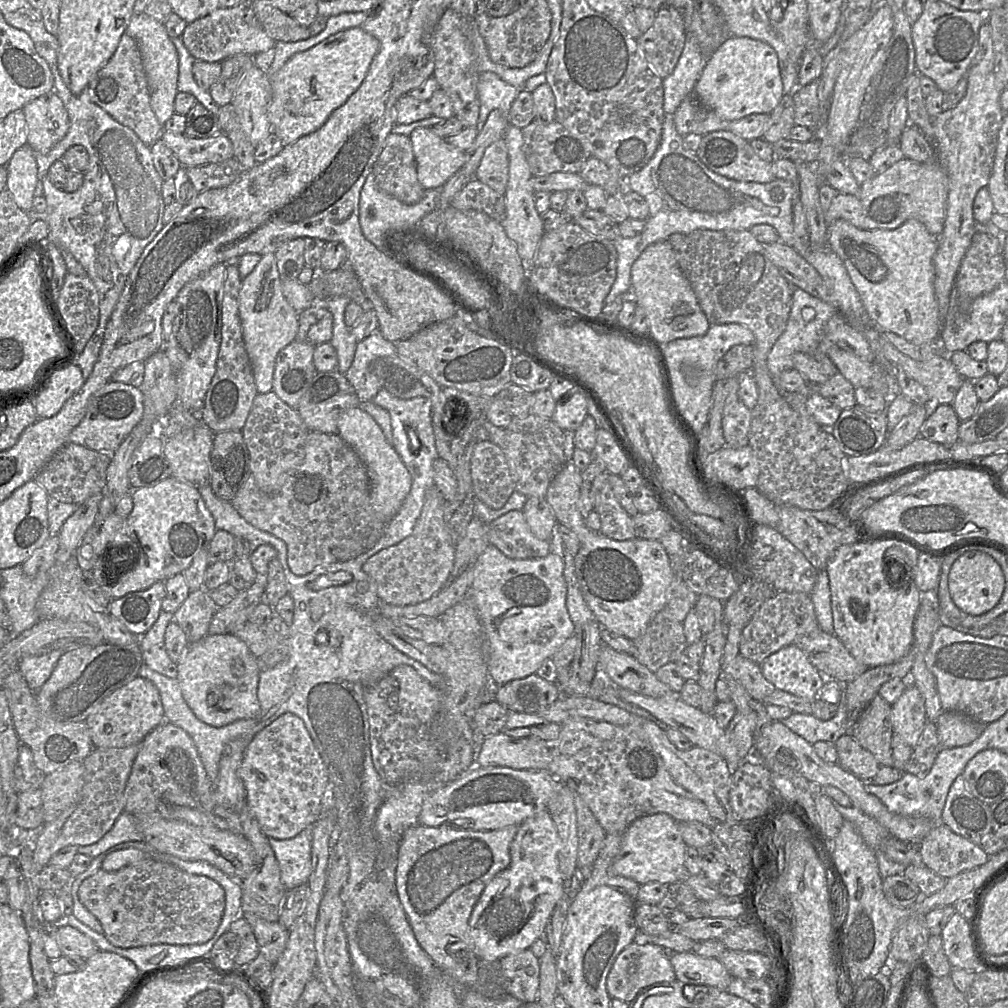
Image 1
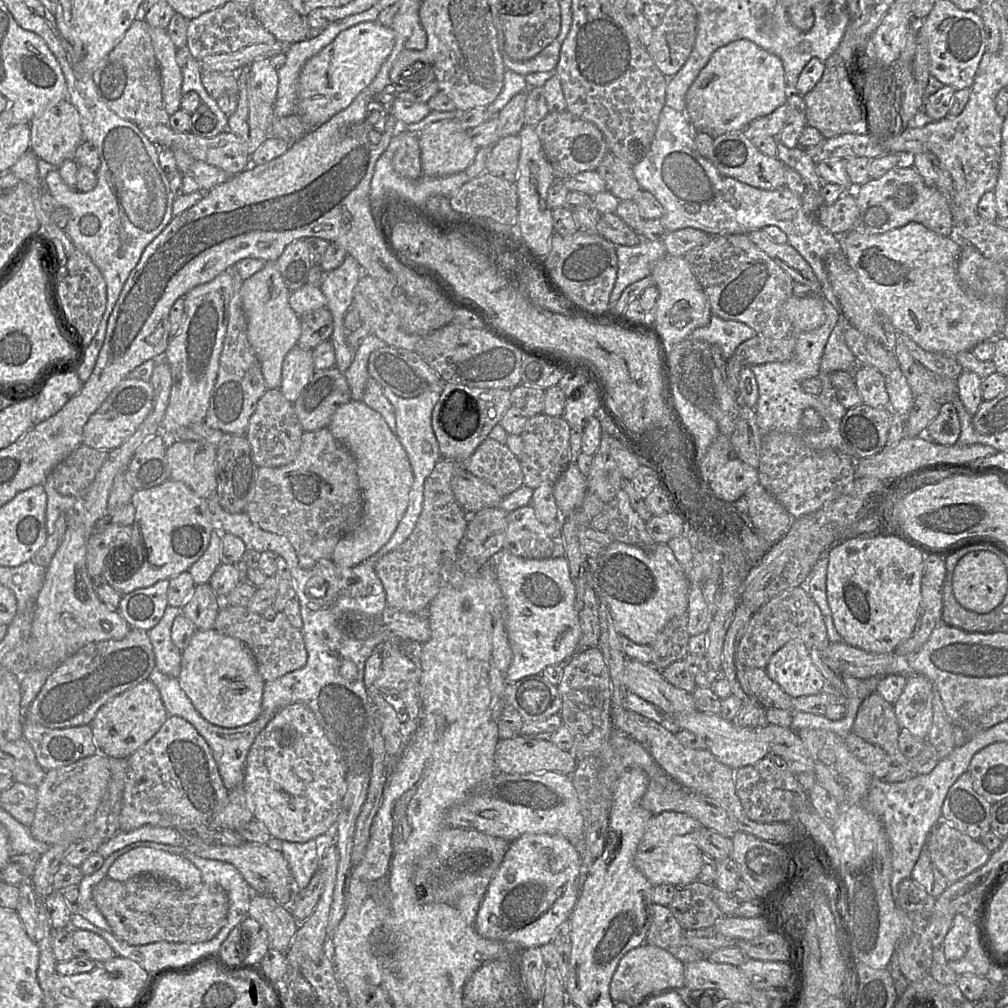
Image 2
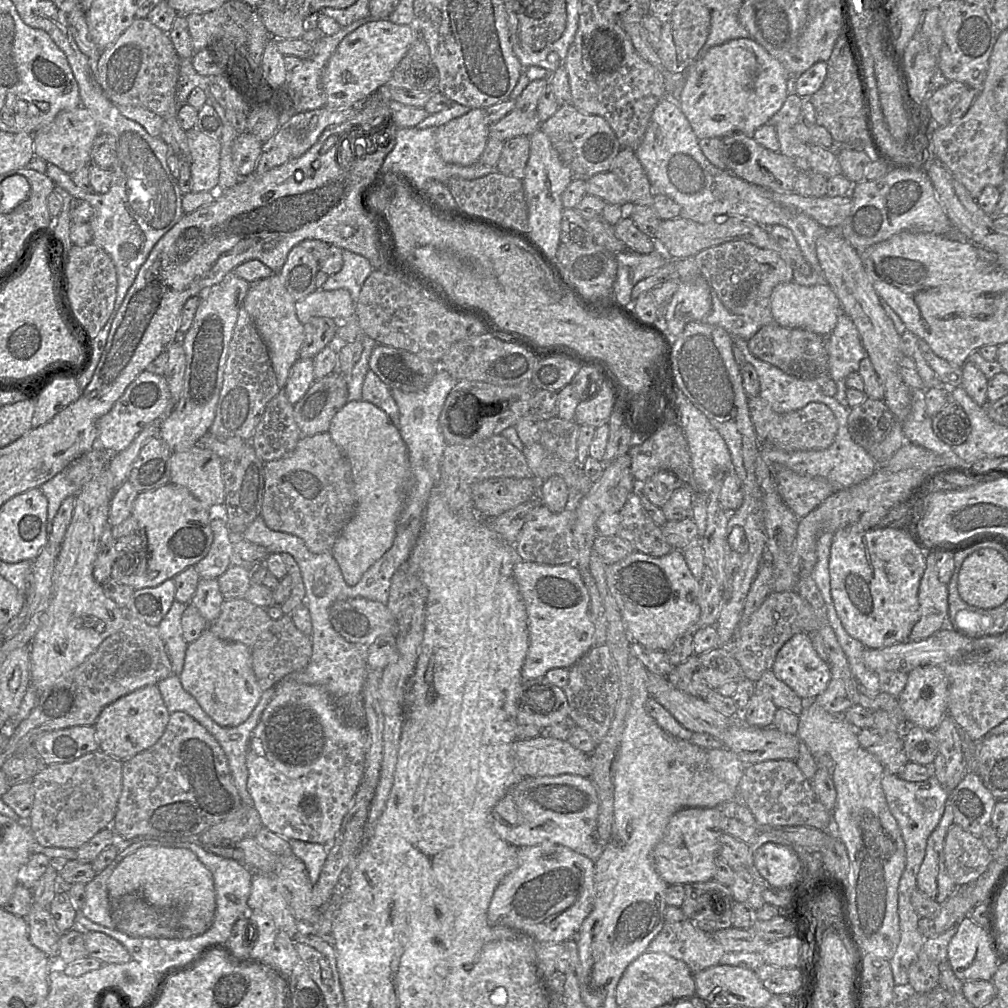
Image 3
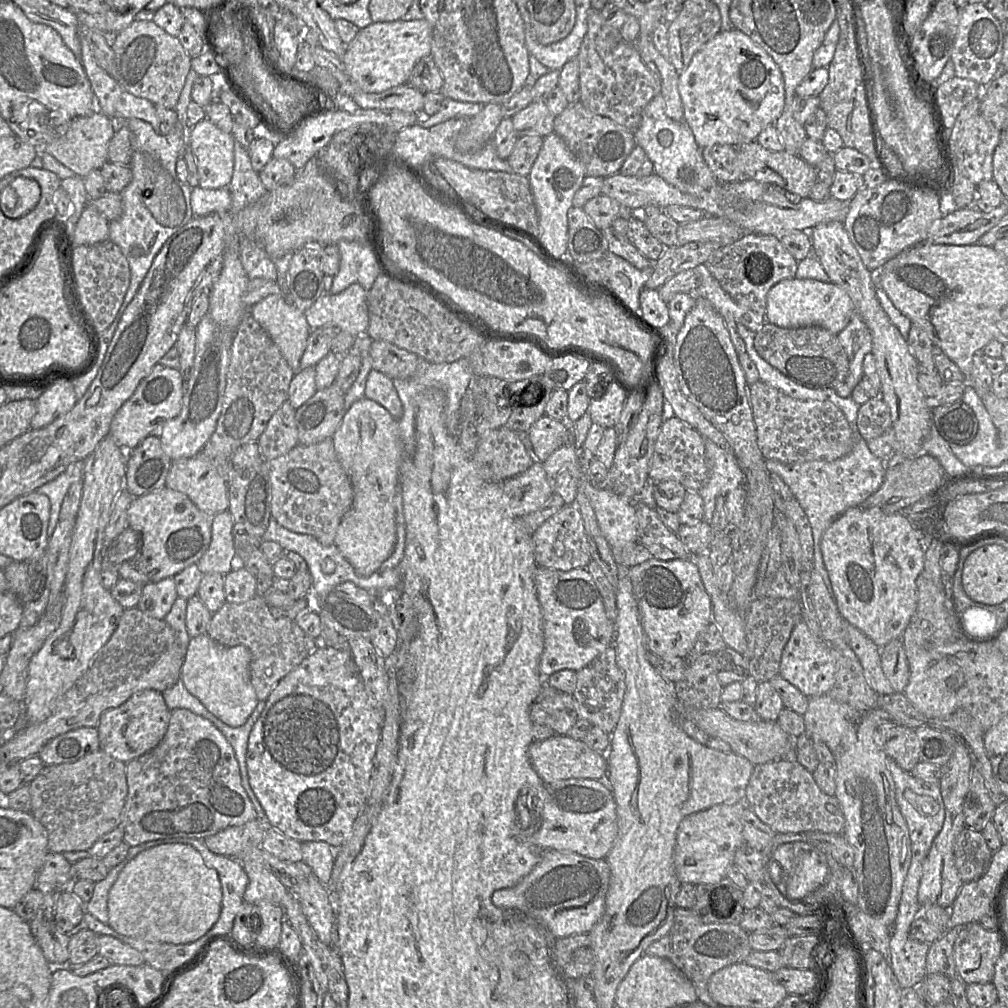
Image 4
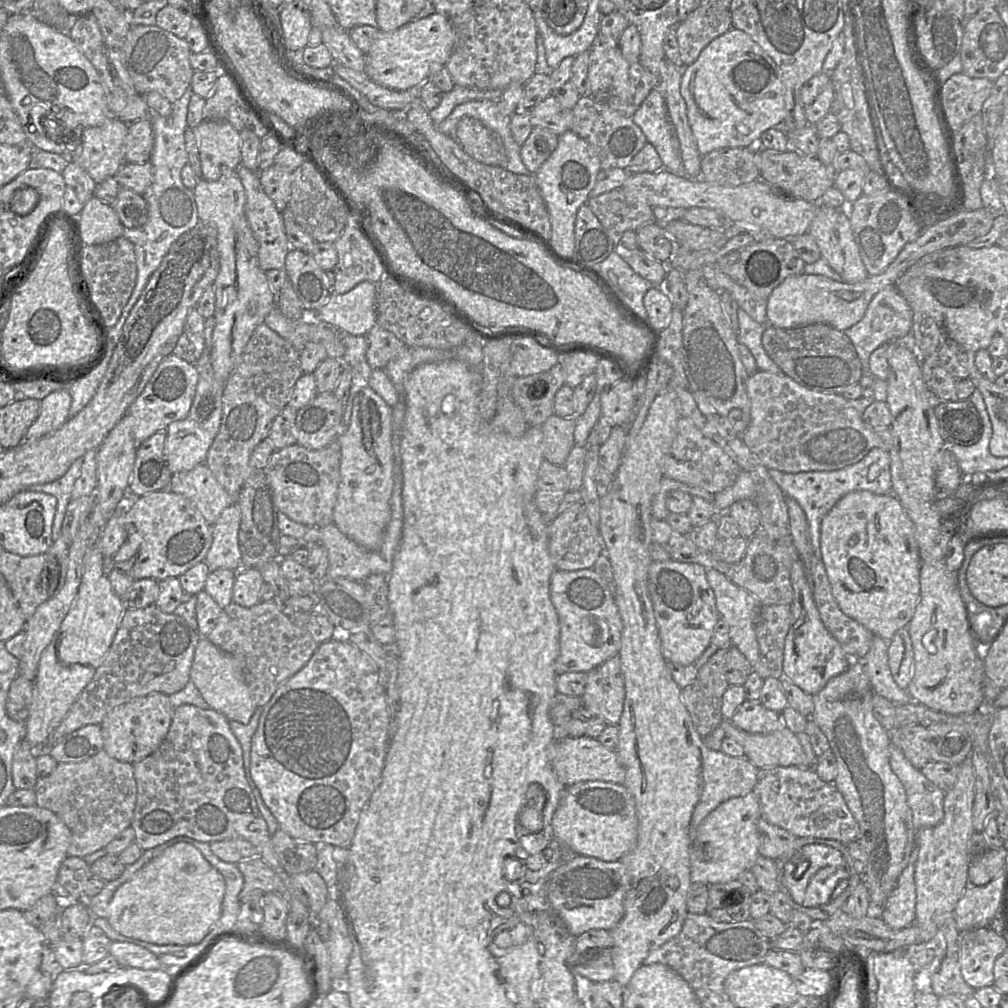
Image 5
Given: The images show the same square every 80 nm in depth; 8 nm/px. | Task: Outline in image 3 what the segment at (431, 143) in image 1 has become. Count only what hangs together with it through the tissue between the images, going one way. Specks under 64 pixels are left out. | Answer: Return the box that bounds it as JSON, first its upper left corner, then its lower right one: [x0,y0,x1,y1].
[436,108,489,166]

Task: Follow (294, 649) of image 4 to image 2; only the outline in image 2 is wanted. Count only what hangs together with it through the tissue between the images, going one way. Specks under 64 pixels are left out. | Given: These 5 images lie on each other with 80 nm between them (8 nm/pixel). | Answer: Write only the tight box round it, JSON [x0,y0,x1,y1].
[214,604,308,682]

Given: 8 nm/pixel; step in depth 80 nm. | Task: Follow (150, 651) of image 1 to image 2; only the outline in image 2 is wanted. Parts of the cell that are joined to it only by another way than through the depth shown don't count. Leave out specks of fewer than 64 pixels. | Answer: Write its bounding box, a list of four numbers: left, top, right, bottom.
[148,605,182,678]

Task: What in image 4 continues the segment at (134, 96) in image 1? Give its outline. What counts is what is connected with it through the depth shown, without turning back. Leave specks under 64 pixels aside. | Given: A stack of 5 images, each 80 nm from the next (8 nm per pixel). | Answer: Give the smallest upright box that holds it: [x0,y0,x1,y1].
[111,21,191,109]

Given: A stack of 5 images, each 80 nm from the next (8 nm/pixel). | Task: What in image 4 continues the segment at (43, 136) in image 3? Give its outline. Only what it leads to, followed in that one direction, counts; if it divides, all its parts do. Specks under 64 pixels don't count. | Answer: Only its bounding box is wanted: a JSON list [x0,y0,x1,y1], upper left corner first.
[40,112,125,177]

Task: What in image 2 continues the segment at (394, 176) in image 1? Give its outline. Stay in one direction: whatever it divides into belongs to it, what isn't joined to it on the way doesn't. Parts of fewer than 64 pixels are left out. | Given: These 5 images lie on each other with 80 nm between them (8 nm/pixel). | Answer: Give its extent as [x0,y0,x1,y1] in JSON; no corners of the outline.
[386,132,422,180]

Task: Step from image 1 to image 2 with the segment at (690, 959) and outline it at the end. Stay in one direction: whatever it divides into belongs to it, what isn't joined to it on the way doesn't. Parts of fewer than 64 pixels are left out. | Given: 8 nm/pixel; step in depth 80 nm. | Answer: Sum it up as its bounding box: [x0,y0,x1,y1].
[684,959,754,1003]

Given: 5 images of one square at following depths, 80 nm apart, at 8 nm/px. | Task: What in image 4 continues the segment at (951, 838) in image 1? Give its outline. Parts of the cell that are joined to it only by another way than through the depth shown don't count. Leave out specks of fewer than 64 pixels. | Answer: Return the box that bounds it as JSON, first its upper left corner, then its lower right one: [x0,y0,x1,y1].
[955,827,992,883]

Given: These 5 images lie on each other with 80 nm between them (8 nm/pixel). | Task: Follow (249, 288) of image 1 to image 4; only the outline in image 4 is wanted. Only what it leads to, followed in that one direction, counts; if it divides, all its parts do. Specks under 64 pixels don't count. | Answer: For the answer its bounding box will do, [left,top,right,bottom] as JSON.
[249,292,310,371]

